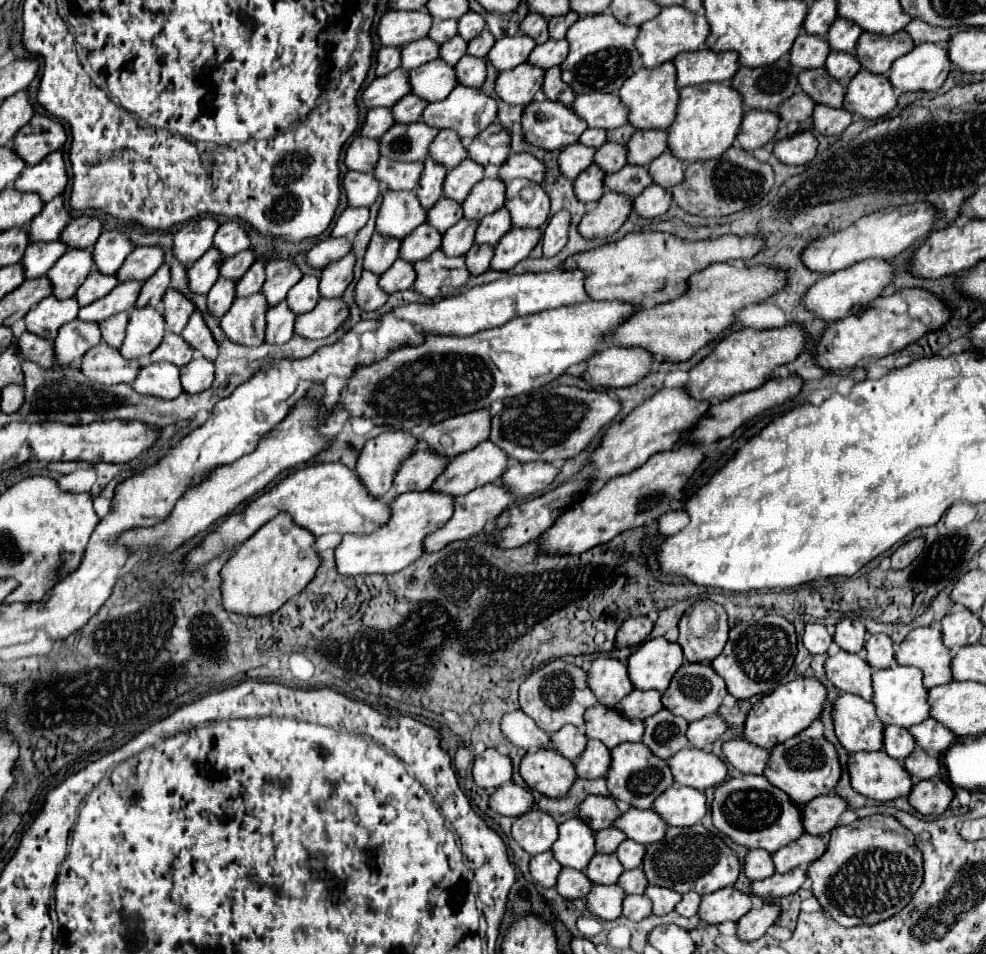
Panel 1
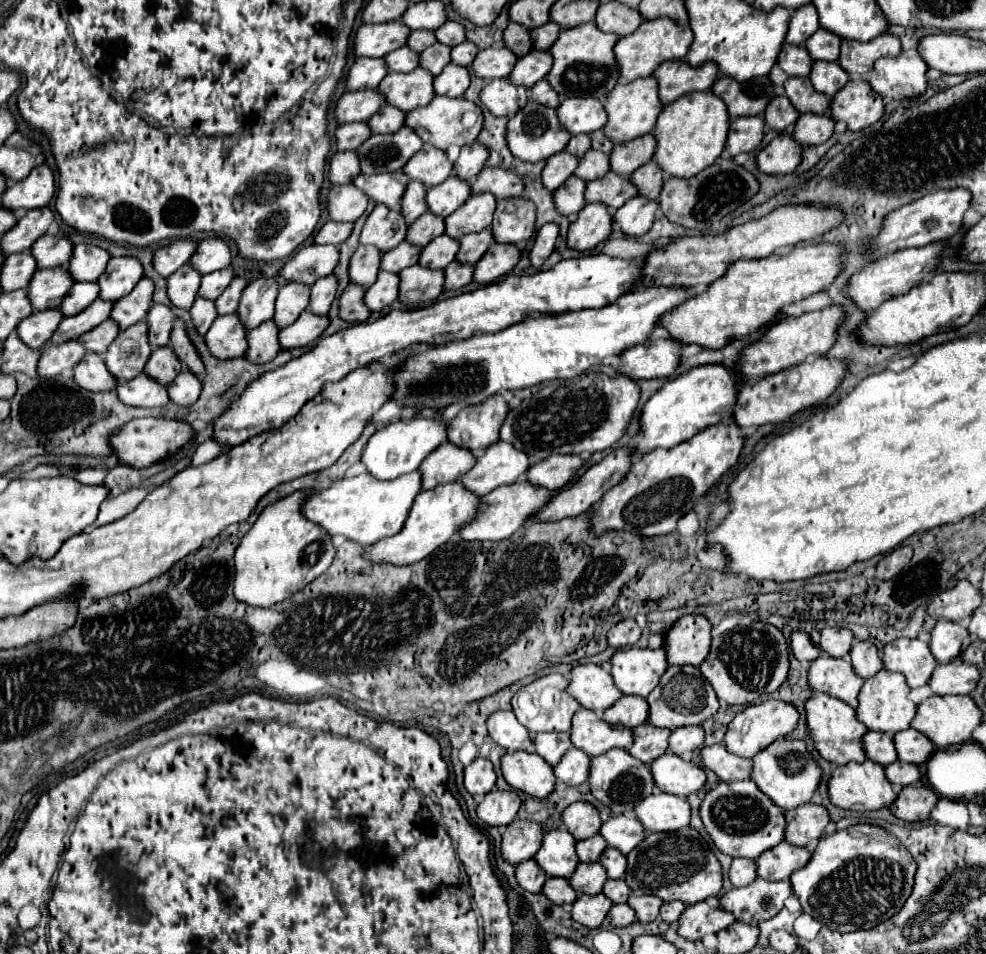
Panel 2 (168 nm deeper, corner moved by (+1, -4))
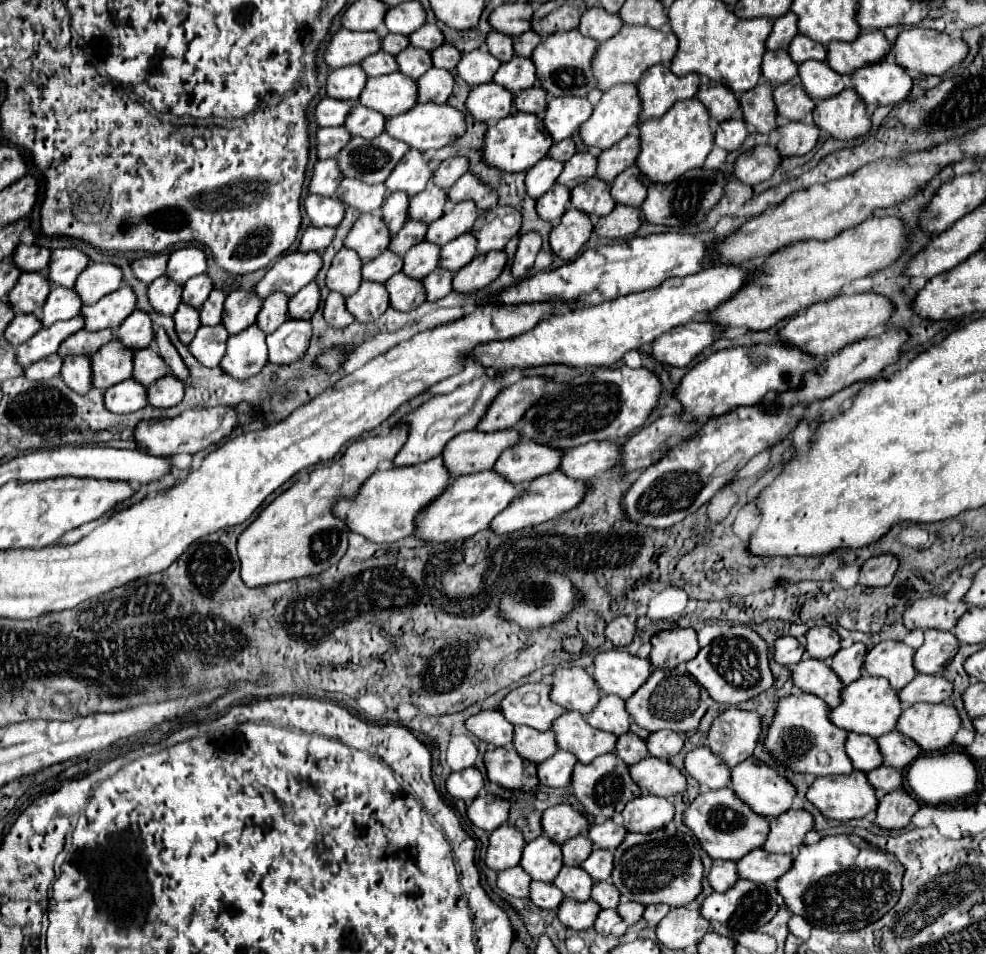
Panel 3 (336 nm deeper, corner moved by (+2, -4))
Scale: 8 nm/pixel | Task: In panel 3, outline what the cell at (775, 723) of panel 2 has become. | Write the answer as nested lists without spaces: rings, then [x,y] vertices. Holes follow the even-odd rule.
[[[727,709],[713,721],[707,741],[711,751],[719,755],[727,767],[733,767],[753,755],[759,733],[761,719],[757,713]]]

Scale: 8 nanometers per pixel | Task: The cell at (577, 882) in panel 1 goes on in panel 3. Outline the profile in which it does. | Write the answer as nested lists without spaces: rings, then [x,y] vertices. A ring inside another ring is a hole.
[[[533,881],[531,883],[531,893],[529,893],[529,899],[541,907],[541,909],[557,909],[561,899],[563,899],[563,893],[557,891],[557,887],[553,883],[543,883],[543,881]]]

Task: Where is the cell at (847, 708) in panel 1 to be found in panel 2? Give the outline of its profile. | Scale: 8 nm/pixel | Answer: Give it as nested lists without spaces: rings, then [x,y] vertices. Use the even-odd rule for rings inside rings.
[[[814,695],[806,703],[806,719],[810,727],[810,735],[816,741],[818,753],[834,765],[846,765],[850,761],[862,763],[866,761],[866,751],[862,747],[862,737],[868,733],[864,723],[856,721],[856,709],[848,707],[842,699],[832,695]]]

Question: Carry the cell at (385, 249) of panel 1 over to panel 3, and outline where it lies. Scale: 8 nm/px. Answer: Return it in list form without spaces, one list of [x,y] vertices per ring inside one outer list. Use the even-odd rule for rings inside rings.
[[[341,249],[333,257],[333,263],[325,277],[325,285],[329,287],[329,291],[337,291],[343,297],[351,297],[363,281],[361,267],[363,263],[359,261],[359,255],[355,255],[355,251]]]

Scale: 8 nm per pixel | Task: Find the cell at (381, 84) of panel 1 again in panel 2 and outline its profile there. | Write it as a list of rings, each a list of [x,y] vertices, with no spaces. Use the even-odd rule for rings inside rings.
[[[378,89],[372,91],[348,91],[336,105],[338,123],[368,121],[384,105],[384,95]]]

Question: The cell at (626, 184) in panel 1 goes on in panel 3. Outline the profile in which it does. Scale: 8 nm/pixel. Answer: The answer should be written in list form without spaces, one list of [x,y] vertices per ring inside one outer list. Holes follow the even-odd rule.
[[[597,177],[571,189],[571,201],[569,203],[573,209],[587,213],[589,217],[609,215],[615,207],[615,201],[609,193],[609,185]]]

